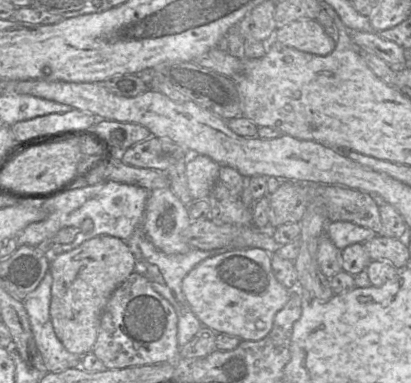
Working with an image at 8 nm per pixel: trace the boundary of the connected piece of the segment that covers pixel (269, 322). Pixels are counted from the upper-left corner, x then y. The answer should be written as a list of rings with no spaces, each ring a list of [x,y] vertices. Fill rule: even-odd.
[[[237,248],[207,258],[196,265],[184,277],[182,291],[201,324],[218,334],[238,337],[241,341],[259,341],[266,337],[272,329],[276,313],[287,303],[291,292],[275,278],[271,257],[262,248]]]

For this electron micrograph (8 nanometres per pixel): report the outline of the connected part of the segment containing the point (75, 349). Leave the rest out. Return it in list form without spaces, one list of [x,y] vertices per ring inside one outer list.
[[[100,235],[50,262],[53,282],[50,317],[56,336],[66,350],[84,356],[96,342],[102,313],[113,292],[134,272],[135,257],[125,240]]]

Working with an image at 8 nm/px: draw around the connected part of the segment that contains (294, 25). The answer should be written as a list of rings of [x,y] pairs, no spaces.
[[[302,18],[276,29],[273,40],[296,50],[327,56],[335,49],[335,41],[316,19]]]

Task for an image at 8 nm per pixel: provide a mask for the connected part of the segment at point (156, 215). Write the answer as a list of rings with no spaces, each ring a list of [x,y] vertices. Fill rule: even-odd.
[[[170,187],[150,192],[142,220],[142,229],[153,245],[165,254],[185,254],[192,248],[183,241],[182,233],[191,224],[188,207],[173,193]]]

